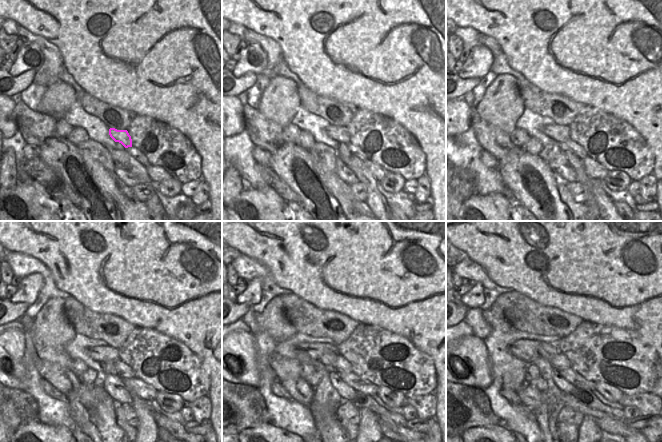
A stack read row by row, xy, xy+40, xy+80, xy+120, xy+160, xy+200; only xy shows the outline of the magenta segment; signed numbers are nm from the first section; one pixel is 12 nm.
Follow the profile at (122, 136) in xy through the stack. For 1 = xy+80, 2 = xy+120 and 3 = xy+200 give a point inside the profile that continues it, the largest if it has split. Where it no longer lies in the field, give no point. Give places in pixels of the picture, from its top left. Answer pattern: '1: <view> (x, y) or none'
1: xy+80 (558, 133)
2: xy+120 (106, 354)
3: xy+200 (527, 350)

